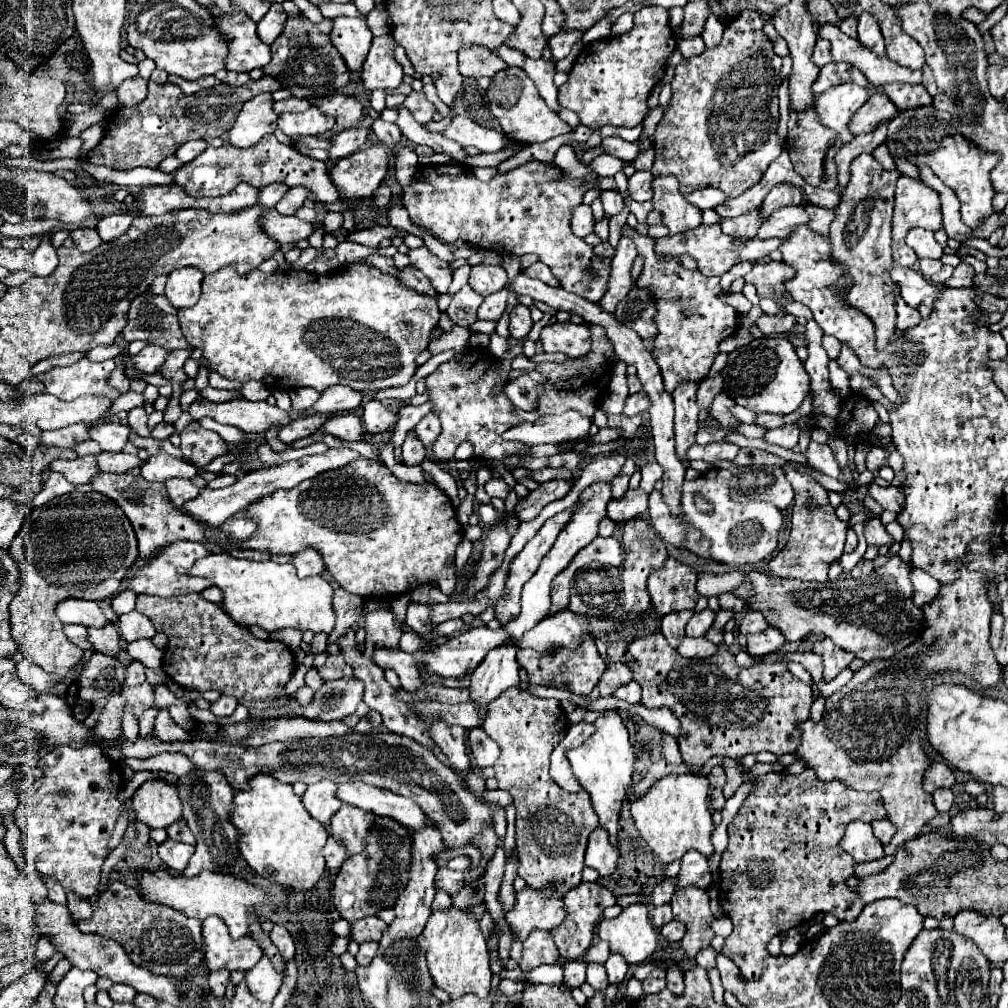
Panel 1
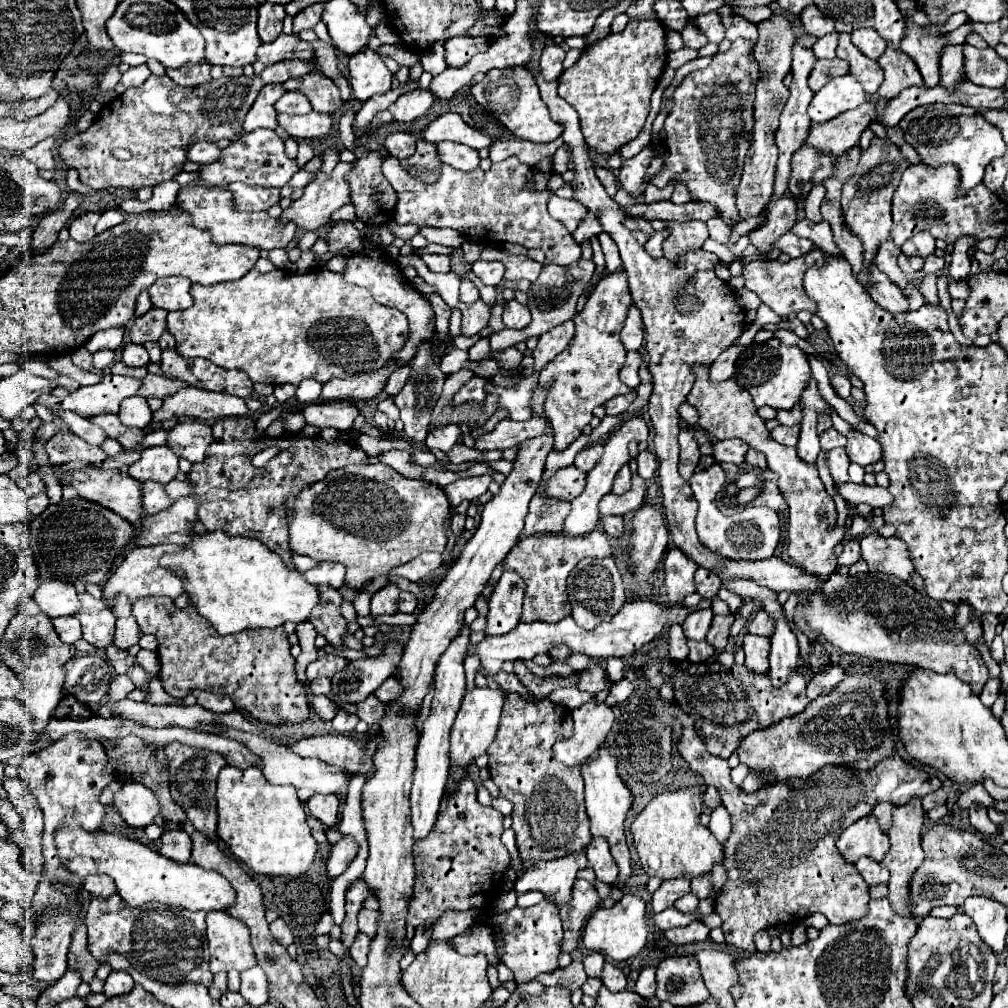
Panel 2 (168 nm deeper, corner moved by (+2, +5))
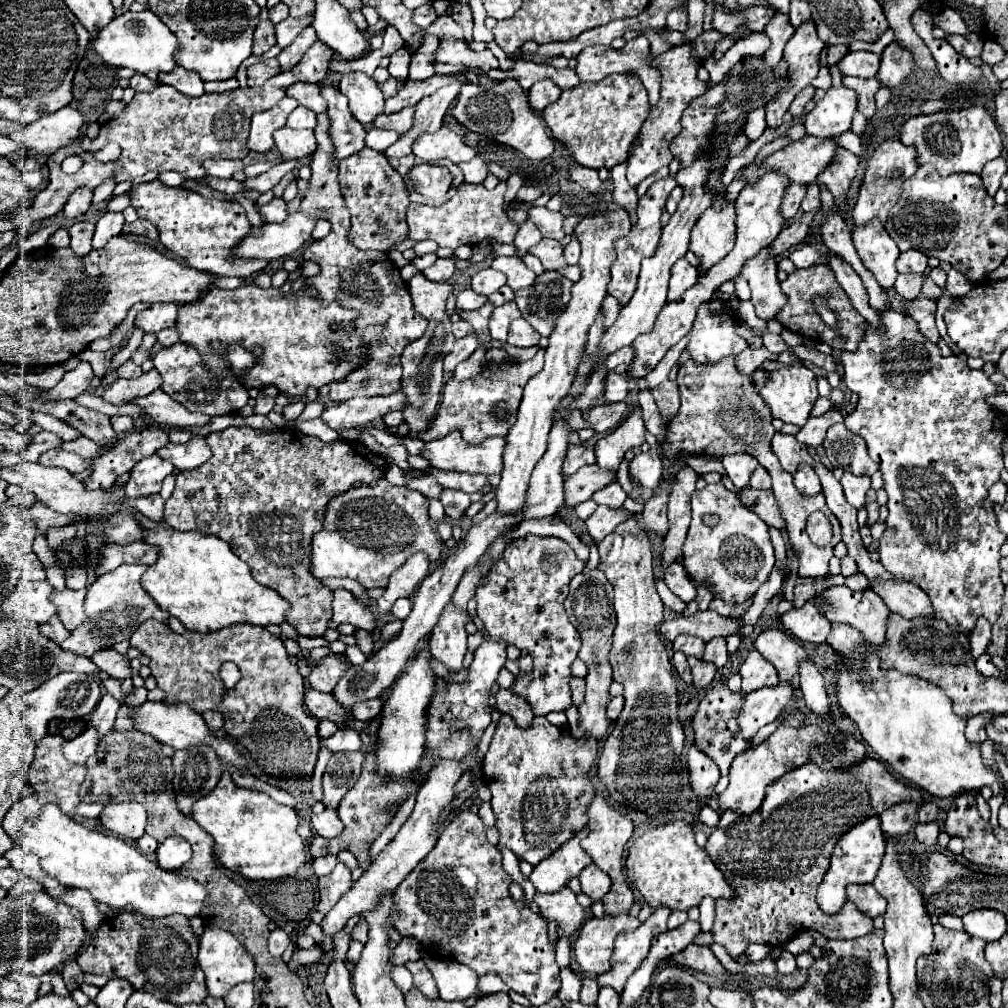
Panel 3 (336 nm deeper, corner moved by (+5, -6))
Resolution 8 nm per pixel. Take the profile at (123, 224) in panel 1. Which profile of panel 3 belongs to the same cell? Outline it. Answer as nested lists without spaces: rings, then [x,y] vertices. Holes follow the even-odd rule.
[[[105,213],[99,221],[97,221],[97,229],[93,235],[93,249],[101,249],[107,245],[107,241],[115,235],[121,235],[123,229],[123,213]]]

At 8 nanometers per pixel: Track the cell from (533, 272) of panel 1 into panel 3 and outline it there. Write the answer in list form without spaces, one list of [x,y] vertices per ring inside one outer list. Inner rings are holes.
[[[495,257],[491,267],[507,275],[507,285],[513,291],[521,291],[525,287],[531,287],[535,281],[535,273],[529,271],[519,257]]]

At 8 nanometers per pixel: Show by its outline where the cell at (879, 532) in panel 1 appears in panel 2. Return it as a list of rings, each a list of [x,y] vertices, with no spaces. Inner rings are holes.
[[[872,534],[862,536],[860,546],[862,558],[866,560],[870,572],[882,572],[910,584],[912,576],[916,574],[916,568],[912,564],[908,546],[900,542],[900,538],[880,538],[878,534]]]

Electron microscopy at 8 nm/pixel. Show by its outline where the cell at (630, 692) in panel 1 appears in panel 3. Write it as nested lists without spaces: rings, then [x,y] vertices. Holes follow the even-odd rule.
[[[617,695],[617,697],[613,697],[613,699],[609,701],[609,705],[607,705],[607,717],[609,717],[611,721],[615,721],[615,719],[619,717],[621,709],[623,709],[623,697]]]

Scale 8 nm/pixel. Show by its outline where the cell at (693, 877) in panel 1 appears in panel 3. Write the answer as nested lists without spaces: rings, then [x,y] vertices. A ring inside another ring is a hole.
[[[659,907],[635,931],[625,931],[625,933],[617,935],[615,951],[613,951],[613,969],[609,973],[597,977],[599,987],[609,985],[619,993],[623,991],[629,975],[633,975],[633,971],[637,971],[637,967],[643,963],[645,955],[649,953],[651,939],[657,933],[667,929],[669,915],[671,915],[671,911],[665,911],[665,907]]]

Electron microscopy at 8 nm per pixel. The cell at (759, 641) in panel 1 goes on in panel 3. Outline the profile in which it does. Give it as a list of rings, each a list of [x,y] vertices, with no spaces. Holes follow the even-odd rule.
[[[751,651],[747,655],[739,673],[743,677],[741,689],[745,693],[751,693],[751,691],[761,689],[761,687],[773,687],[779,683],[779,675],[777,675],[775,667],[769,661],[765,661],[759,651]]]

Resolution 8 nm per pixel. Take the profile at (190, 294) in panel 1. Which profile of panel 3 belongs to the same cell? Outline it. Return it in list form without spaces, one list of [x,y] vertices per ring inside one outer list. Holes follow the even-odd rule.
[[[155,303],[143,309],[135,325],[139,325],[145,333],[159,333],[165,327],[175,327],[177,323],[177,303]]]

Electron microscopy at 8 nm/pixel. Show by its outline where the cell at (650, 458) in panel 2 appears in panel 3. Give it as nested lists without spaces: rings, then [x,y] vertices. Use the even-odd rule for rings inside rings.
[[[653,443],[649,453],[635,455],[635,459],[629,463],[629,475],[643,487],[643,489],[655,489],[661,479],[661,459],[657,453],[657,445]]]

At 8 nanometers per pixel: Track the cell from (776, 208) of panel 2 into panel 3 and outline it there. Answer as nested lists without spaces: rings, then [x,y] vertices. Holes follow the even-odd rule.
[[[771,245],[761,249],[759,255],[747,259],[741,275],[749,281],[751,287],[751,301],[755,305],[755,313],[761,319],[773,319],[777,311],[787,303],[779,281],[777,281],[777,265],[775,257],[771,255]]]

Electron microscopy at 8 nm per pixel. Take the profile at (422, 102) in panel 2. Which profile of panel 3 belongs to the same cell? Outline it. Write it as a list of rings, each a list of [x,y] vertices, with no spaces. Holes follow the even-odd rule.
[[[405,107],[401,111],[397,111],[397,113],[391,113],[391,115],[383,113],[373,121],[373,125],[381,127],[381,129],[393,129],[399,135],[403,135],[413,127],[413,111],[415,111],[413,107]]]

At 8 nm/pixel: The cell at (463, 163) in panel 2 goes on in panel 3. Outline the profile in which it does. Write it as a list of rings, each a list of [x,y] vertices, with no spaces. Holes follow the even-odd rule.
[[[473,157],[471,161],[459,163],[459,169],[465,175],[465,183],[483,183],[483,179],[487,175],[487,165],[481,157]]]

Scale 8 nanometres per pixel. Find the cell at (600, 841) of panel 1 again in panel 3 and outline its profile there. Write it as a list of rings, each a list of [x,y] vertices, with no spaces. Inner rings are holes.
[[[595,863],[587,865],[581,875],[579,875],[579,881],[581,881],[581,889],[583,893],[587,893],[593,901],[599,901],[603,899],[609,889],[611,889],[611,879],[605,875],[605,871],[601,871]]]

